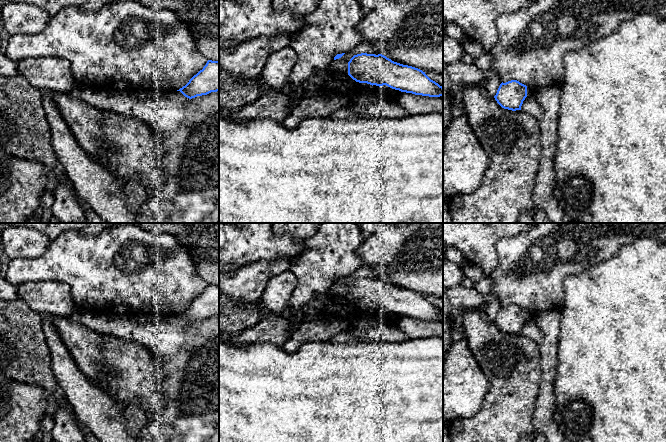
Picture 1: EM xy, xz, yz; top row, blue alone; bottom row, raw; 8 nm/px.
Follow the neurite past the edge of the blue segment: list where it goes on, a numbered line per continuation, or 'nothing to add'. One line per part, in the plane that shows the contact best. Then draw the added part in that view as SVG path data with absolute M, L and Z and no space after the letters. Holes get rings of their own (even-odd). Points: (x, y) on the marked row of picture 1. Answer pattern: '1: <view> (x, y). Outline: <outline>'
1: xz (364, 85). Outline: M357 82L357 84L362 87L362 88L368 88L368 89L377 89L377 88L387 88L388 86L386 85L383 85L383 86L376 86L376 85L370 85L370 84L367 84L367 83L359 83Z

